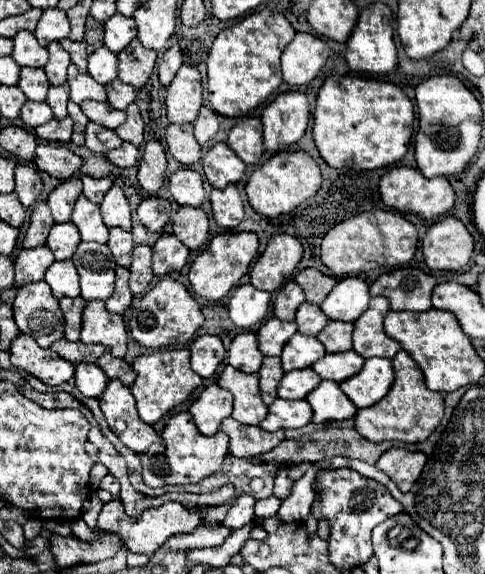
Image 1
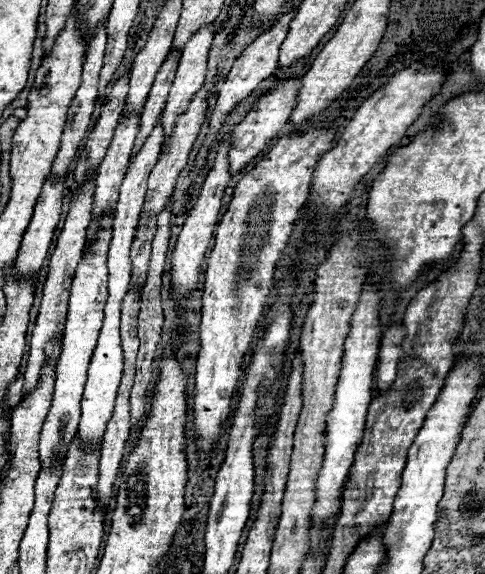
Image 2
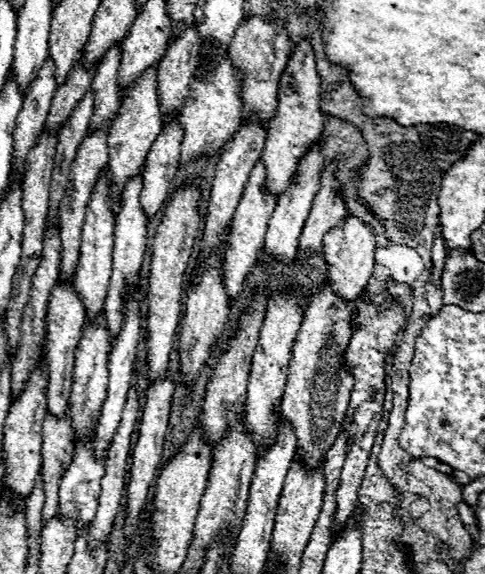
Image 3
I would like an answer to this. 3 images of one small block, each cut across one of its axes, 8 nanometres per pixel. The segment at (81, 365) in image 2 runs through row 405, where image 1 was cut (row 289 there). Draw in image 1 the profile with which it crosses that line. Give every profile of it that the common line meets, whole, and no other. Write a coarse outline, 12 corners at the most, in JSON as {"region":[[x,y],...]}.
{"region":[[72,260],[54,262],[46,282],[54,298],[80,296]]}

